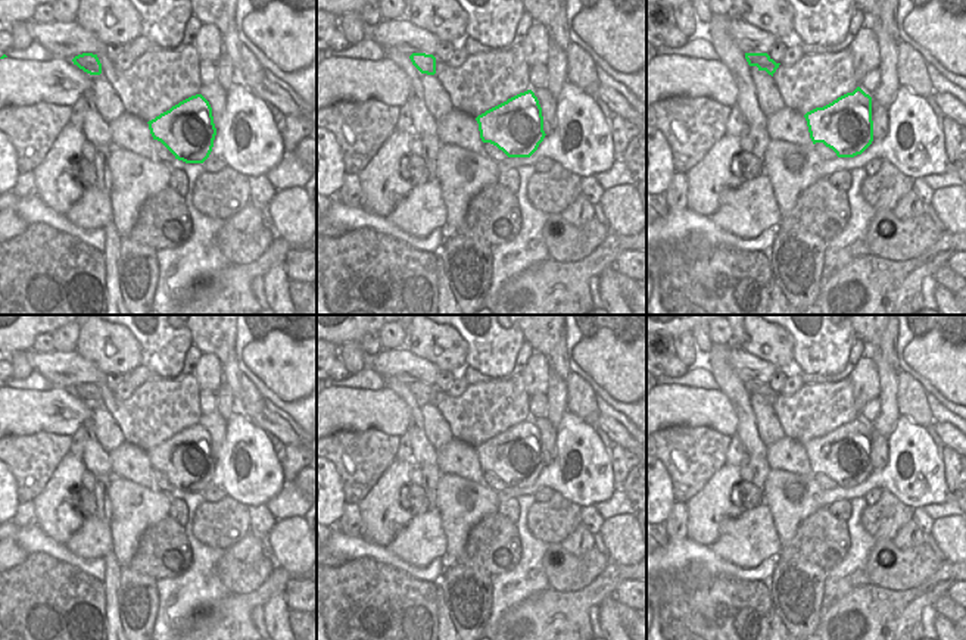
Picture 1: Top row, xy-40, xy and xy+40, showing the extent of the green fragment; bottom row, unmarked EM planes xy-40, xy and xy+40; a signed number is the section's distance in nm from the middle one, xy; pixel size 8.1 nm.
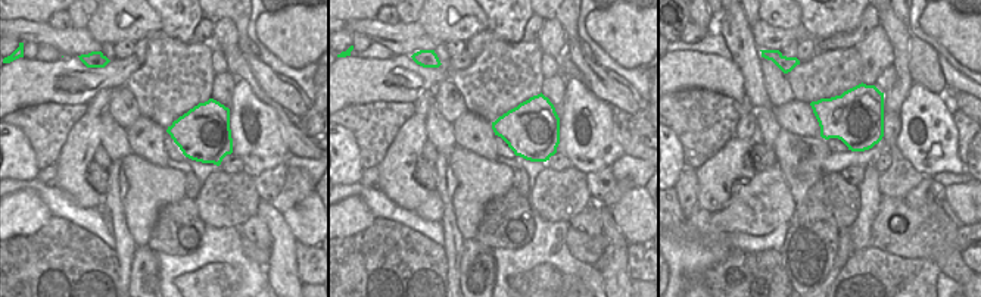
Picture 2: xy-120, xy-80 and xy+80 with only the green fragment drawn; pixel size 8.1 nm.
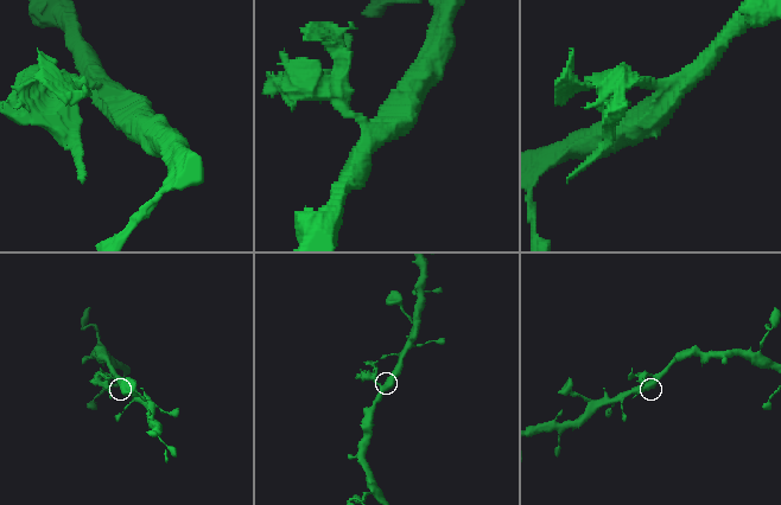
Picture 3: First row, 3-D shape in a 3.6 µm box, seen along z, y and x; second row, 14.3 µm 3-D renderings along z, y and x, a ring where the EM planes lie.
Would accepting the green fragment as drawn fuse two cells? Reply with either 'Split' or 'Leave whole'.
Split

